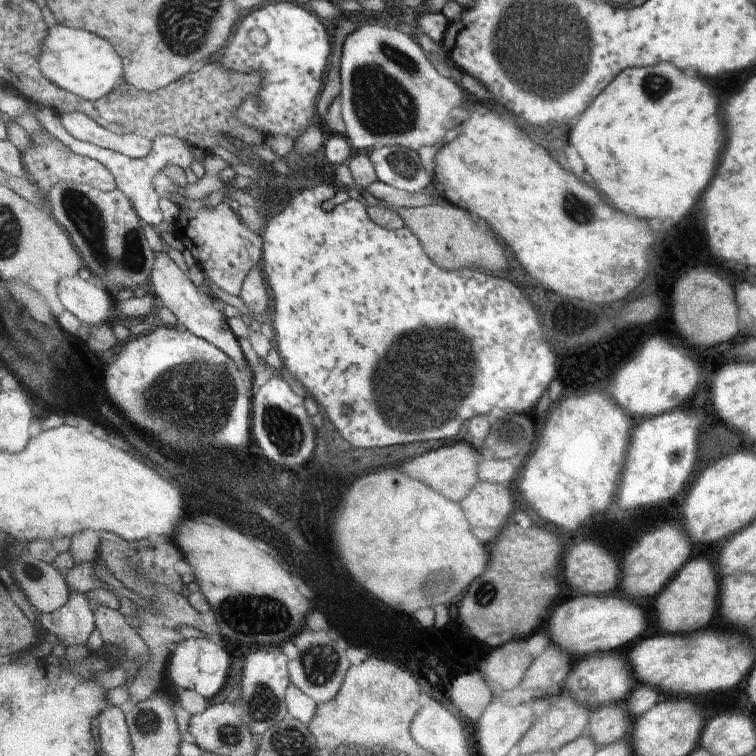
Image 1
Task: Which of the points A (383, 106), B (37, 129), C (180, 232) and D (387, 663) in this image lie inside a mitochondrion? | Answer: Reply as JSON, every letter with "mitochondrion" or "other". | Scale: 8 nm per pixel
{"A":"mitochondrion","B":"other","C":"other","D":"other"}

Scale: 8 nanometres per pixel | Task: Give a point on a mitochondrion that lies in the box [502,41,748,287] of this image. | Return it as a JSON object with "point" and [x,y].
{"point":[654,86]}

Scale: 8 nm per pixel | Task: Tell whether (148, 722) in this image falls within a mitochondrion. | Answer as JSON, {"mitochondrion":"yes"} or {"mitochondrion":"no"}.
{"mitochondrion":"yes"}

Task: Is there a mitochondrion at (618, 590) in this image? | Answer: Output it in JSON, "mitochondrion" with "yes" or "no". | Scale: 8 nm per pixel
{"mitochondrion":"no"}

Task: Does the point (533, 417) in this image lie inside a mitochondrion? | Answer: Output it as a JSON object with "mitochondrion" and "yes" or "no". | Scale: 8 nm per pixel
{"mitochondrion":"no"}

